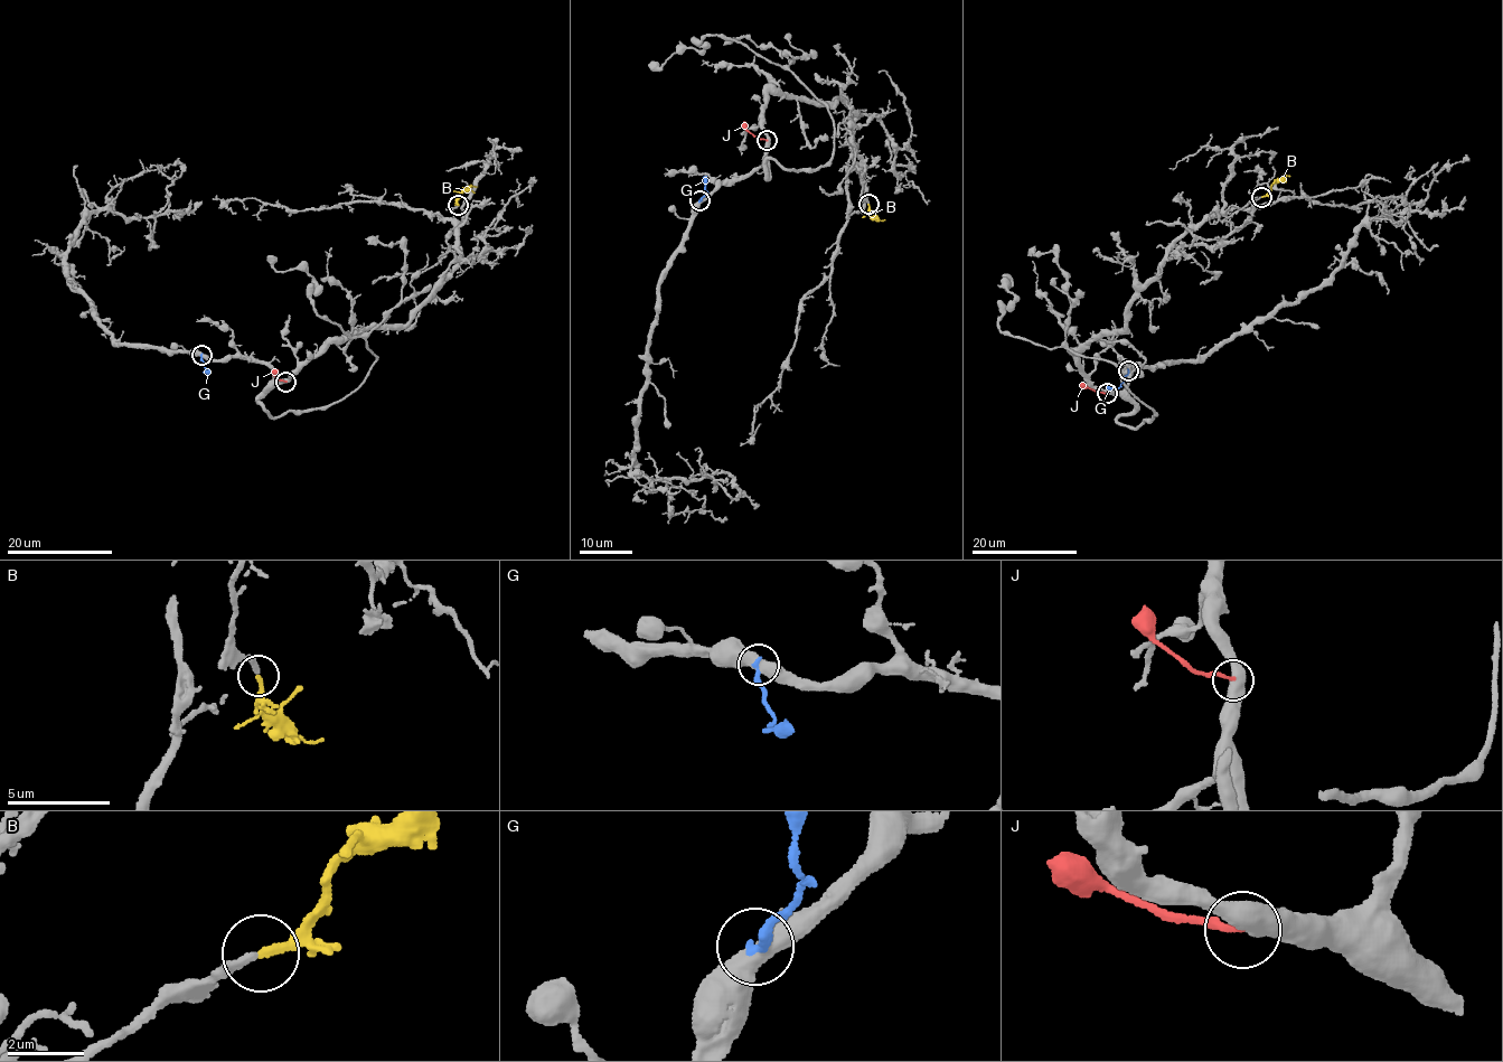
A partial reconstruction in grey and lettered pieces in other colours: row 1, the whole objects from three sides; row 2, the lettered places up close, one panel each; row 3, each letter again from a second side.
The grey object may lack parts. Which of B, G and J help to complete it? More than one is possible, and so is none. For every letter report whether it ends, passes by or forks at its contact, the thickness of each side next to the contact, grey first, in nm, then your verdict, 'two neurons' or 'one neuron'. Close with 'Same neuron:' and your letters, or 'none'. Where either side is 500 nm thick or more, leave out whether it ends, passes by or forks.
B: it ends there; 240 nm thick on the grey side, 240 nm on the other; one neuron
G: 550 nm thick on the grey side, 240 nm on the other; two neurons
J: 500 nm thick on the grey side, 160 nm on the other; two neurons
Same neuron: B

